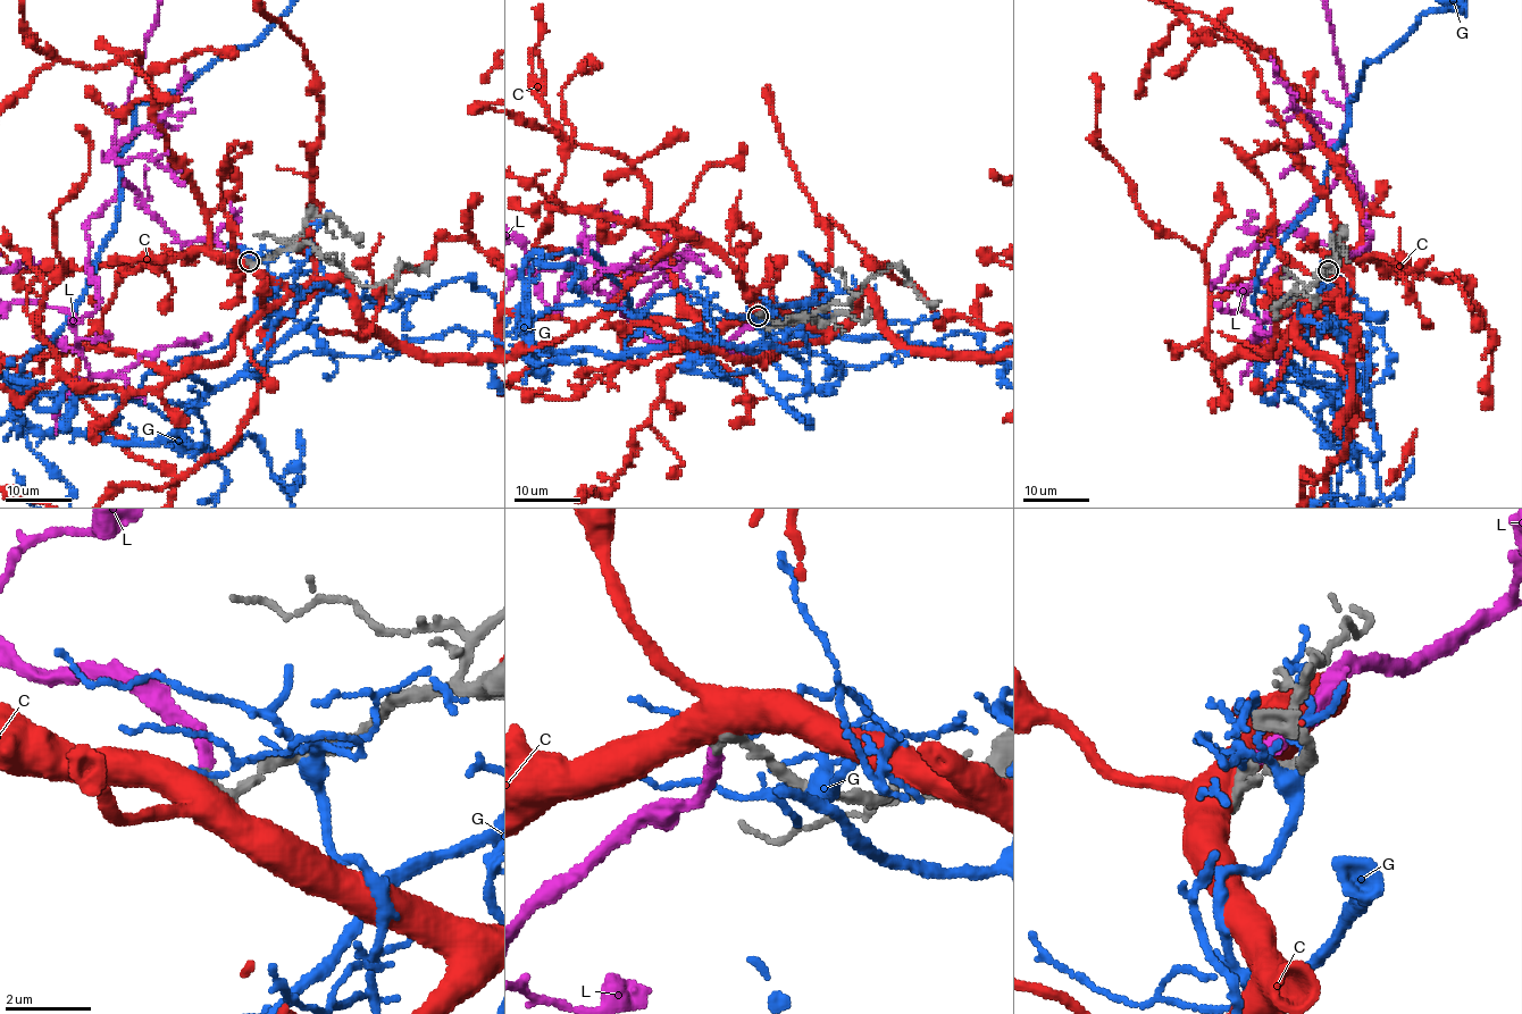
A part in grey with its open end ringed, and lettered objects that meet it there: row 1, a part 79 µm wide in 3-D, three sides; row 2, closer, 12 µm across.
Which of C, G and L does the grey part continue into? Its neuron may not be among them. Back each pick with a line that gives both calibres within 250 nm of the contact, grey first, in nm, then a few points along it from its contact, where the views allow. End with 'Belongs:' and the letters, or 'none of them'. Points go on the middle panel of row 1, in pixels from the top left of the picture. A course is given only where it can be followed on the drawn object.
L: 220 nm thick on the grey side, 320 nm on the other
Belongs: L

